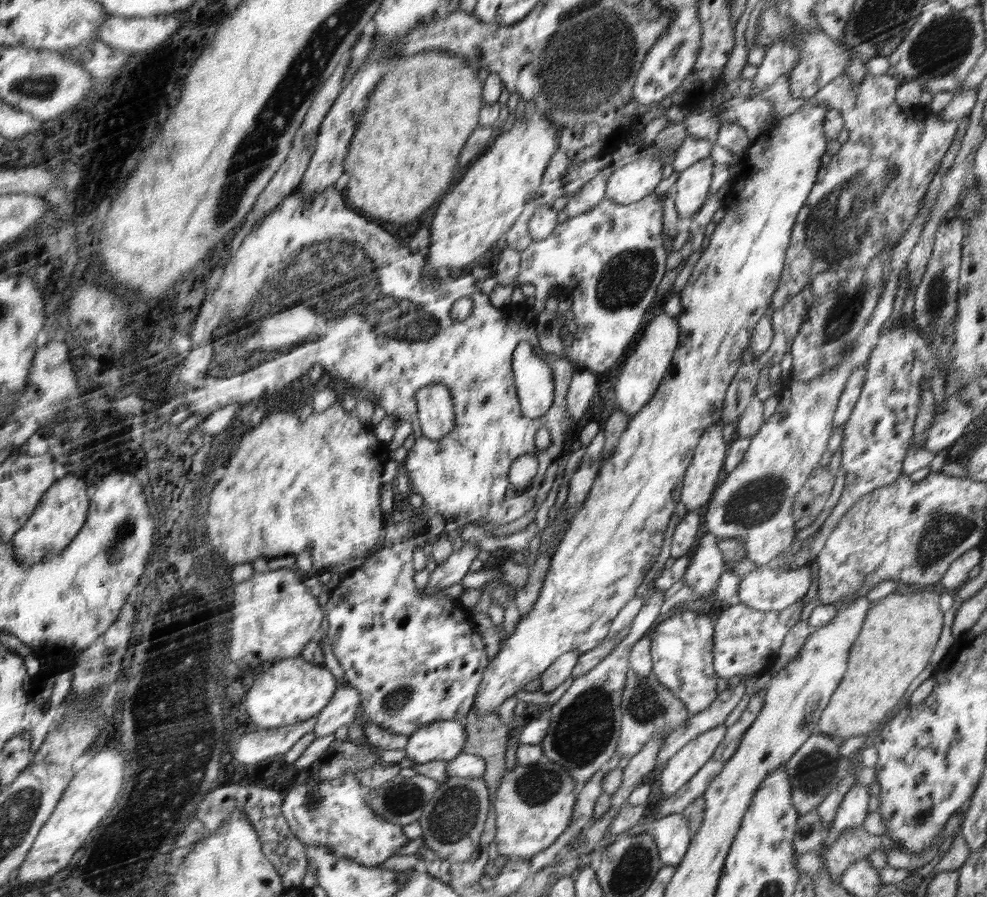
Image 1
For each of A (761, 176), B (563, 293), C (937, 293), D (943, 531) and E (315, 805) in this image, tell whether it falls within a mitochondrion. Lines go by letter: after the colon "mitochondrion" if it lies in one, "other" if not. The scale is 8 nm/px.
A: other
B: other
C: mitochondrion
D: mitochondrion
E: mitochondrion

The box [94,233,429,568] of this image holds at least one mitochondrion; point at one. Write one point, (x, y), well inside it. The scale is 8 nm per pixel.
(122, 531)

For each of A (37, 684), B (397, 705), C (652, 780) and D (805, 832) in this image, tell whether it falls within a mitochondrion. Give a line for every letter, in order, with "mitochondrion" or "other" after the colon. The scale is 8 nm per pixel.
A: other
B: mitochondrion
C: other
D: other

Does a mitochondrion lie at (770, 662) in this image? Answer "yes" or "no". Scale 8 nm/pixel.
no

